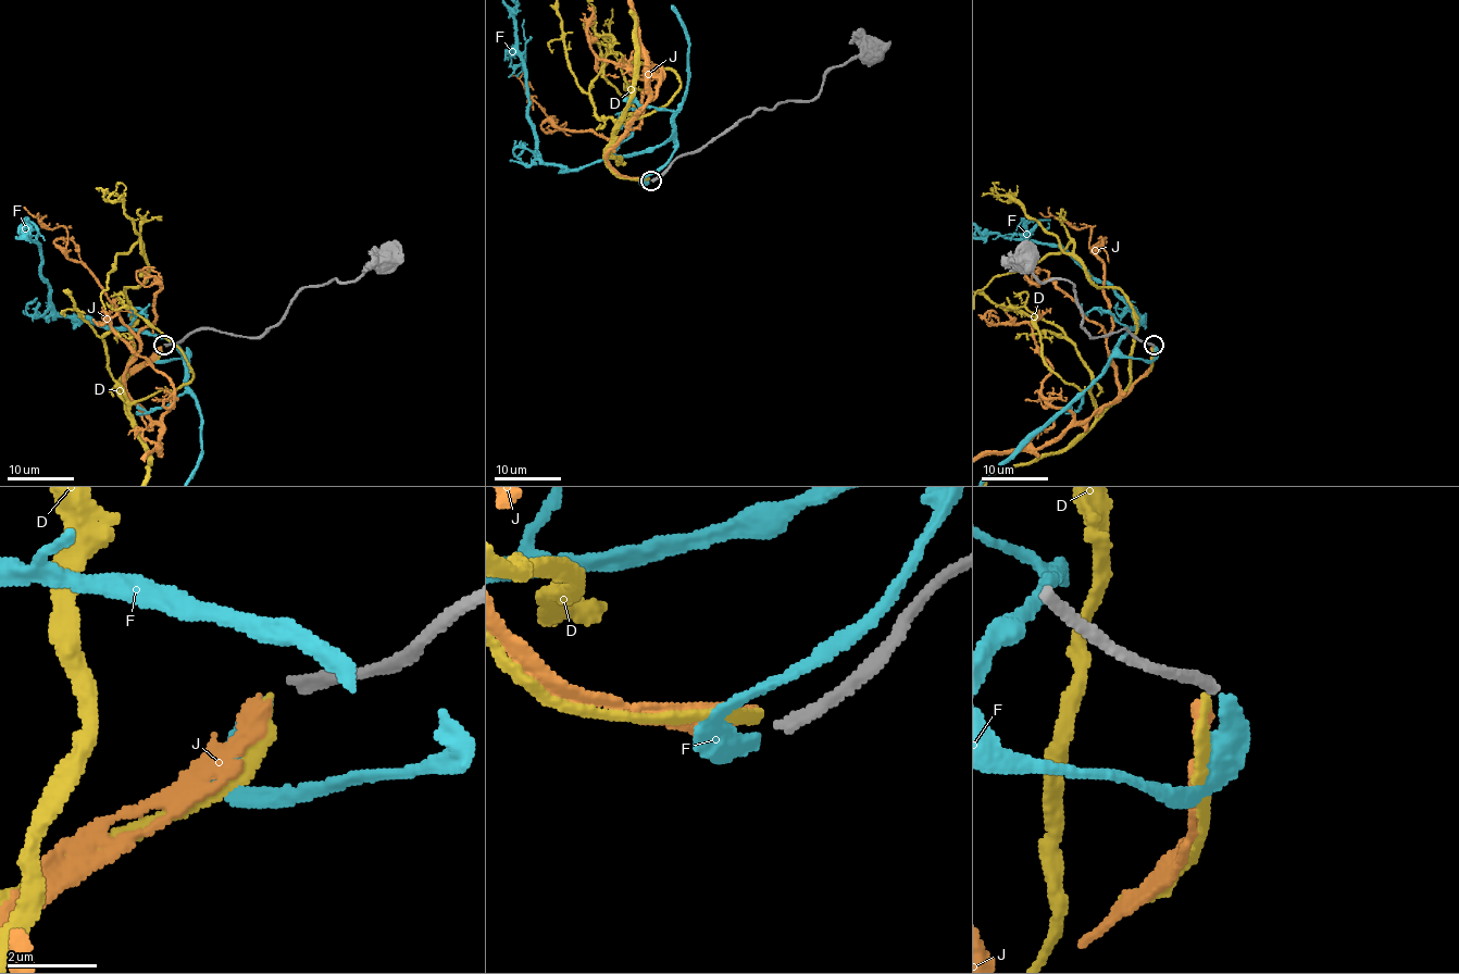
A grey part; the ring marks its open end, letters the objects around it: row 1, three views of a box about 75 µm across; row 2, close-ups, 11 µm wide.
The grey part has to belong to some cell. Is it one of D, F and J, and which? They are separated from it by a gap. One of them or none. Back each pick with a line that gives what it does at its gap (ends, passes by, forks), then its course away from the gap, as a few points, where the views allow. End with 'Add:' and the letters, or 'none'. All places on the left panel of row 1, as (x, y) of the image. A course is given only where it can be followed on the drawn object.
F: it ends there
Add: F

